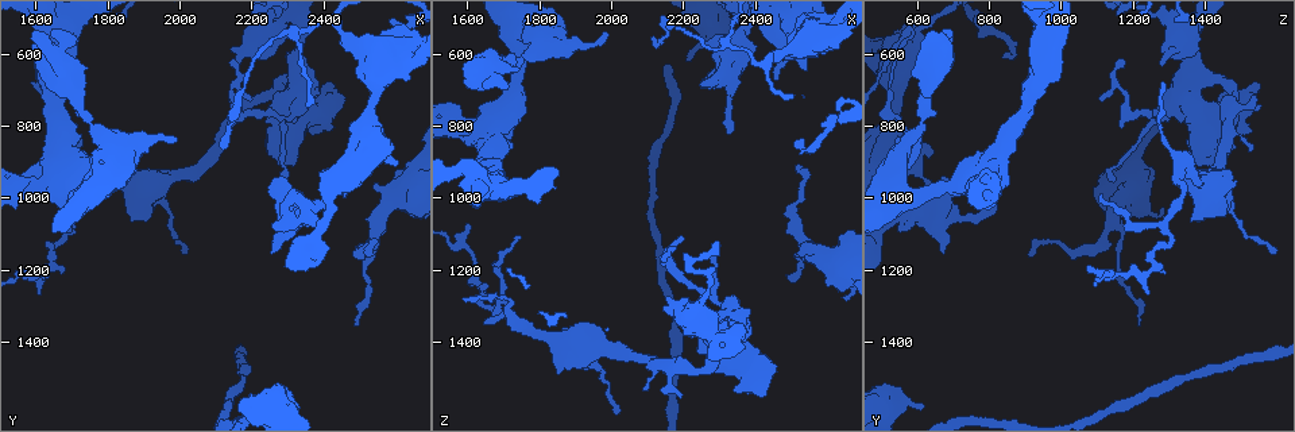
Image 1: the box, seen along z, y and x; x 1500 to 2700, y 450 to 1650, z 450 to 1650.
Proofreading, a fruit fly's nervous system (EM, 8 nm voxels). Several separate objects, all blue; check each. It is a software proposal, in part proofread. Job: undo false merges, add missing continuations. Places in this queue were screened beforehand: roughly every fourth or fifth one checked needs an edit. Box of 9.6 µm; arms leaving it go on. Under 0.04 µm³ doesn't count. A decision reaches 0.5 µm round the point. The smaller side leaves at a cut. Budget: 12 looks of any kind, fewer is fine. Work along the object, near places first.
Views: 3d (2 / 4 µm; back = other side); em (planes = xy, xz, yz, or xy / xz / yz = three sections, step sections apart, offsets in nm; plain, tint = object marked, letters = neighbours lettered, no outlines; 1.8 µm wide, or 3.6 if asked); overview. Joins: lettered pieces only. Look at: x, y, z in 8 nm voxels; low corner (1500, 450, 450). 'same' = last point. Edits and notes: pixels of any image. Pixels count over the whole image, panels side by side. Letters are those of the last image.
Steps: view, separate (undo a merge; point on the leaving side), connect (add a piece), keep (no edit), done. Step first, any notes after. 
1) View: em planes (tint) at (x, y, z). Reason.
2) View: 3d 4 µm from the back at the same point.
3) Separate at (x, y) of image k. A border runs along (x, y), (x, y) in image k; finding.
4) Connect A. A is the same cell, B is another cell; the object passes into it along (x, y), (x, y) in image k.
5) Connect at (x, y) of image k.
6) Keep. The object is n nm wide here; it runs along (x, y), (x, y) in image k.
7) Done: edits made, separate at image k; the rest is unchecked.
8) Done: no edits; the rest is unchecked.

View: em planes (letters) at (2010, 1160, 1590). An open end.

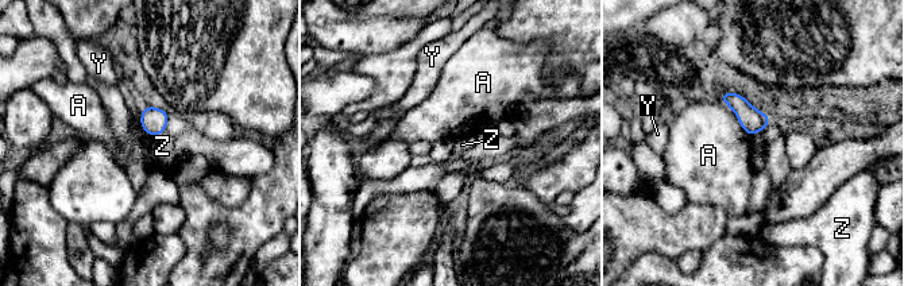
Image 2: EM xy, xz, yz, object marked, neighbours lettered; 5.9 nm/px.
Keep. The object is 150 nm wide here; A, Y and Z are other cells; a border runs along (165, 130), (151, 136) in image 2; no lettered piece goes on from it.

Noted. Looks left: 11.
View: 3d 4 µm at (2500, 1140, 920). Free end.

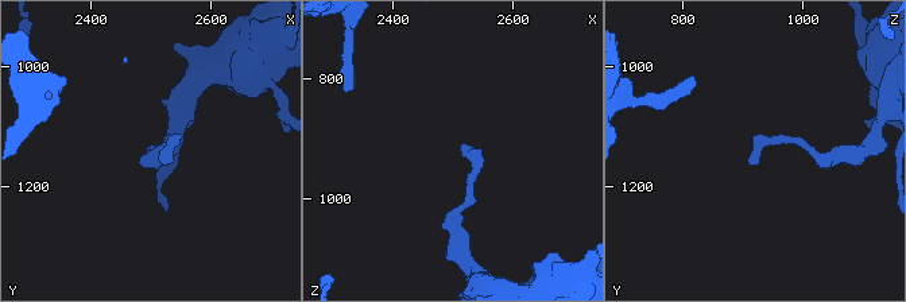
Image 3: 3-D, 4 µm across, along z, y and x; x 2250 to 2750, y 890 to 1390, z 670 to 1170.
View: em 3.6 µm planes (letters) at (2510, 1150, 920). Now the EM.

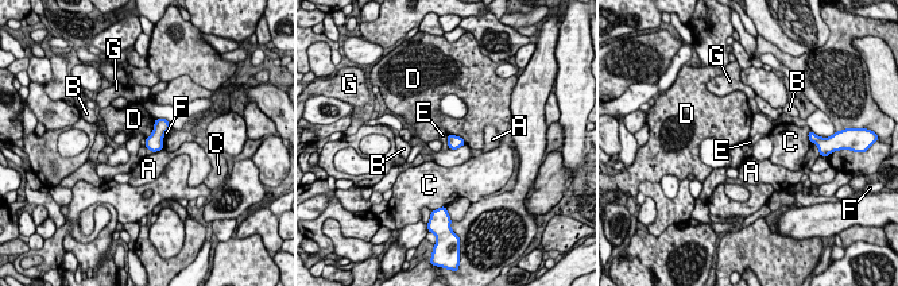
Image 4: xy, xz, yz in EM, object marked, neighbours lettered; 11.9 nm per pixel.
Keep. A, B, C, D, E, F and G are other cells; a border runs along (446, 135), (449, 147) in image 4; none of them fits.

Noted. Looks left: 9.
View: 3d 4 µm from the back at (2260, 940, 690). Free end.

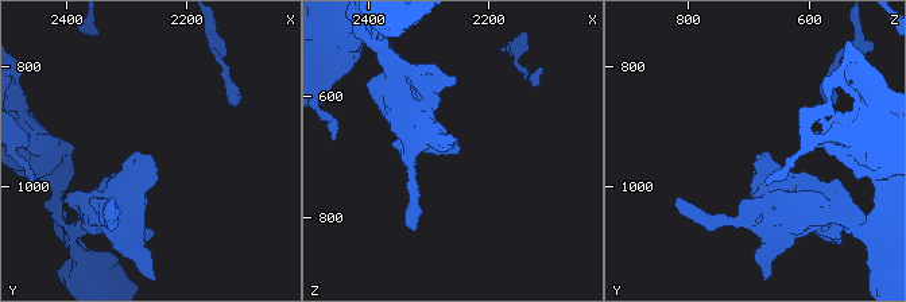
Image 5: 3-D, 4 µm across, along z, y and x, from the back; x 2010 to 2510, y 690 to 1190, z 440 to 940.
View: em planes (plain) at (2265, 945, 690).

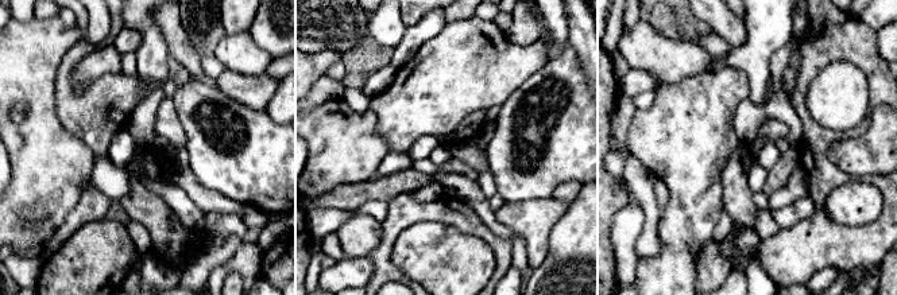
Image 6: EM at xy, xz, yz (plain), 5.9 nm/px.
View: em planes (letters) at the same point. What lies round it.

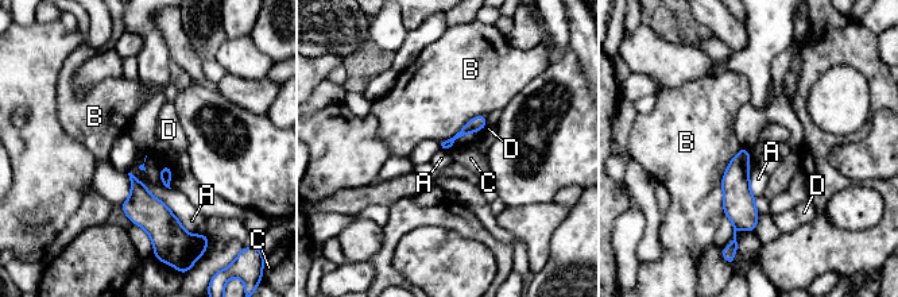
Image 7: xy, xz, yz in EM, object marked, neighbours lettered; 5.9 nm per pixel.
Keep. A, B, C and D are other cells; a border runs along (128, 172), (165, 204), (189, 234) in image 7; none of them fits.

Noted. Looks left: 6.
View: em planes (tint) at (1670, 640, 630).

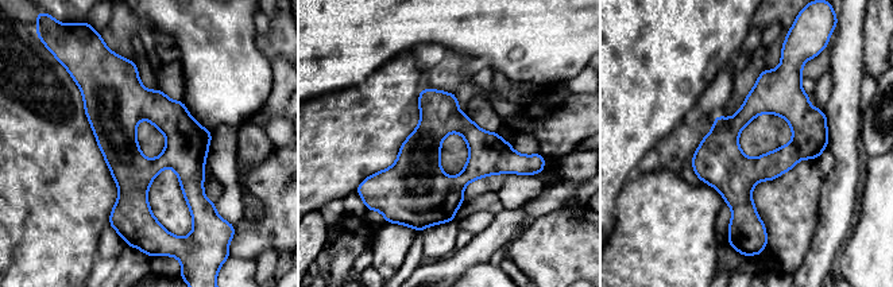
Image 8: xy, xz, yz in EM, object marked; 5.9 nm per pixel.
View: em planes (letters) at the same point. What lies round it.

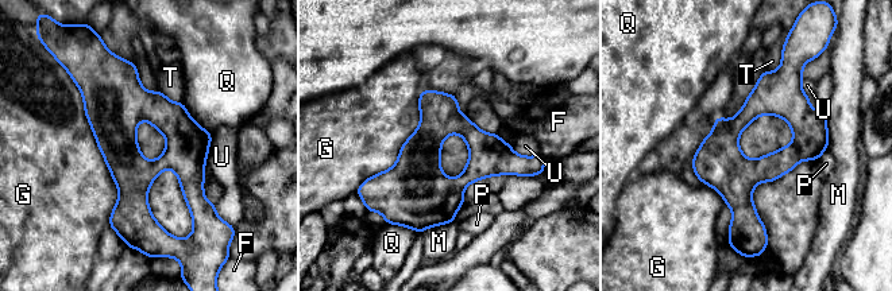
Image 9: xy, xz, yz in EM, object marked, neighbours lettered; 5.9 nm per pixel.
Keep. The longest contact is with G, 850 nm; F, G, M, P, Q, T and U are other cells; all the same neuron.

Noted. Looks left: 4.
View: 3d 4 µm from the back at (1580, 1210, 1120). Sharp bend.

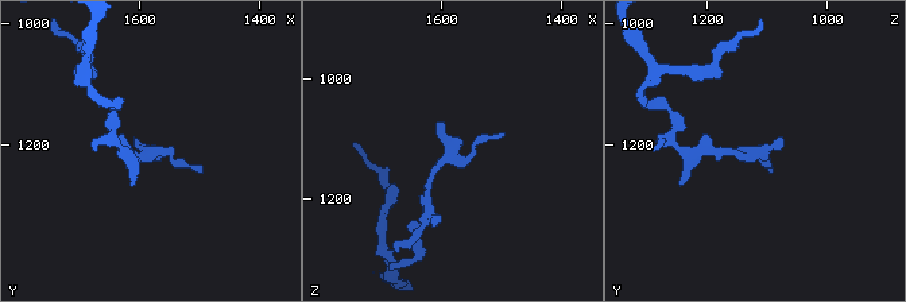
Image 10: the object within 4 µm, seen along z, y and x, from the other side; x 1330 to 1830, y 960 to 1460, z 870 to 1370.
View: em yz step 4 (tint) at (1580, 1220, 1130).

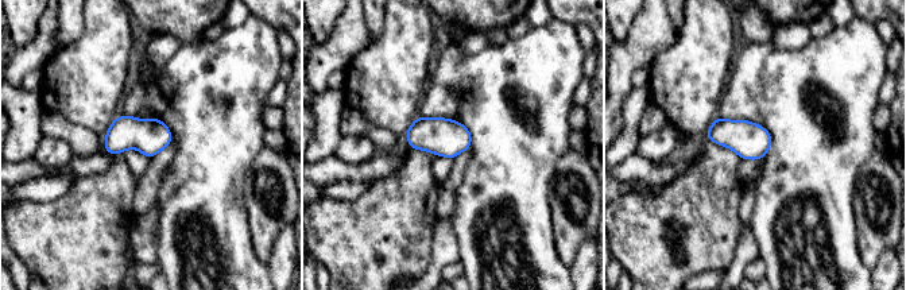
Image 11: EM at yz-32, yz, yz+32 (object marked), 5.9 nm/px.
View: em yz step 4 (letters) at the same point. What lies round it.

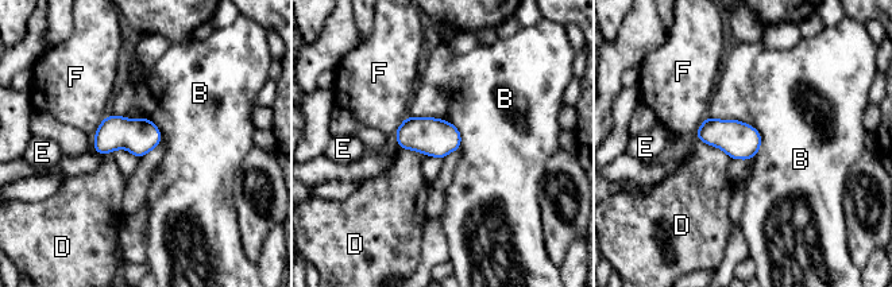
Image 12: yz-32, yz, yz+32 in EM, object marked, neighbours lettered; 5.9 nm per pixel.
Keep. The object is 200 nm wide here; the longest contact is with B, 380 nm; B, D, E and F are other cells; one neuron here.

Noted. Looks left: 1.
Done: no edits; the rest is unchecked.

